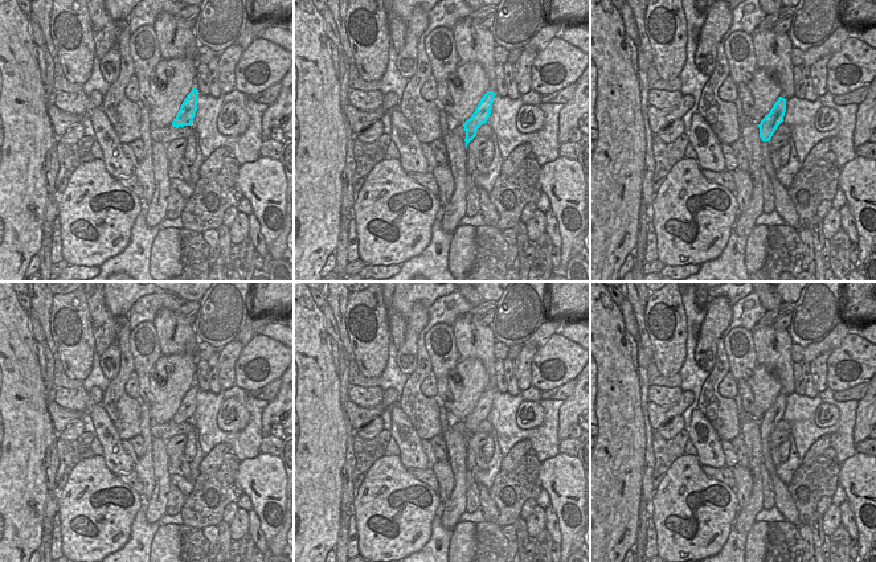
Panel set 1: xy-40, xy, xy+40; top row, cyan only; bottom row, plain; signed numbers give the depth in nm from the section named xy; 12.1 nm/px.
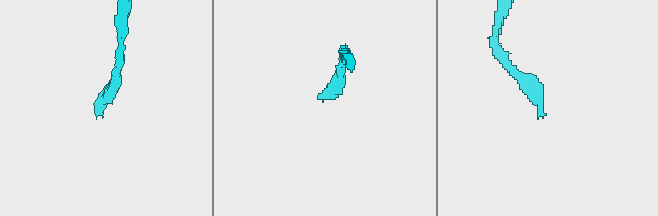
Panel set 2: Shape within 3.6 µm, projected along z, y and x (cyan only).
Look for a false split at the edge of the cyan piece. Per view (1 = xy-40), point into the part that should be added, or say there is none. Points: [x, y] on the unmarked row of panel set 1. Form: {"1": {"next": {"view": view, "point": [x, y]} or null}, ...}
{"1": {"next": null}}

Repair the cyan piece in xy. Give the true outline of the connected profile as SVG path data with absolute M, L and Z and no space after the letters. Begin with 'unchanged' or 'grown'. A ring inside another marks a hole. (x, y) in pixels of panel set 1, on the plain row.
unchanged; M487 387L483 394L480 395L475 409L470 415L466 417L463 421L464 427L466 427L466 443L467 440L476 432L478 424L487 419L491 406L492 406L492 399L494 399L494 393L496 389L494 387Z

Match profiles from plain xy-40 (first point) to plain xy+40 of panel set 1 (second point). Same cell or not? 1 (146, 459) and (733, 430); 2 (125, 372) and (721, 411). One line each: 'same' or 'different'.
1: different
2: same

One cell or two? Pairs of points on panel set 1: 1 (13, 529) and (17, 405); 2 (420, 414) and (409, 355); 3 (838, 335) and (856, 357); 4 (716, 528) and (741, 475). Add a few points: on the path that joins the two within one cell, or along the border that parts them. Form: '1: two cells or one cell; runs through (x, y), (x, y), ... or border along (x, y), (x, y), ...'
1: one cell; runs through (13, 499), (17, 487), (17, 435)
2: two cells; border along (418, 341), (417, 366), (409, 376)
3: two cells; border along (848, 332), (831, 352)
4: two cells; border along (733, 488), (740, 509)

